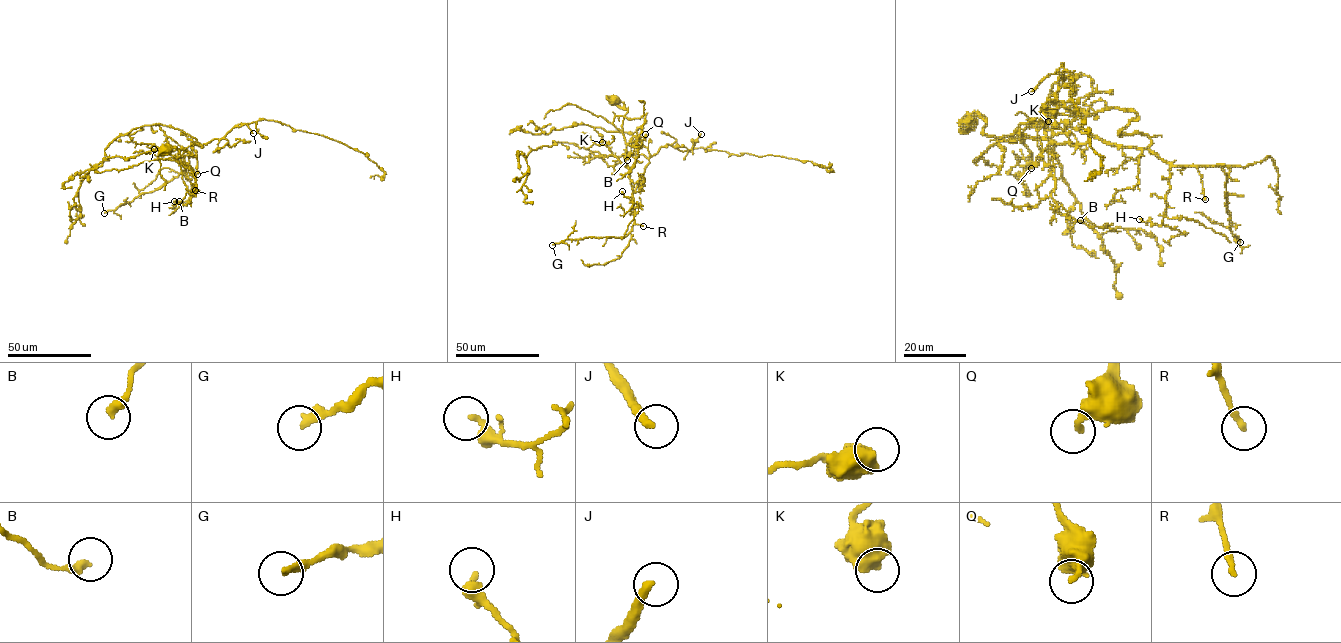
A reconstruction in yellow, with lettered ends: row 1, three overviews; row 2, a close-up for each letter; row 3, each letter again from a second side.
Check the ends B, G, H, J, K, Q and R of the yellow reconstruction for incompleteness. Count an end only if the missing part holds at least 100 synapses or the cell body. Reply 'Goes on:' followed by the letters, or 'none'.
Goes on: J

